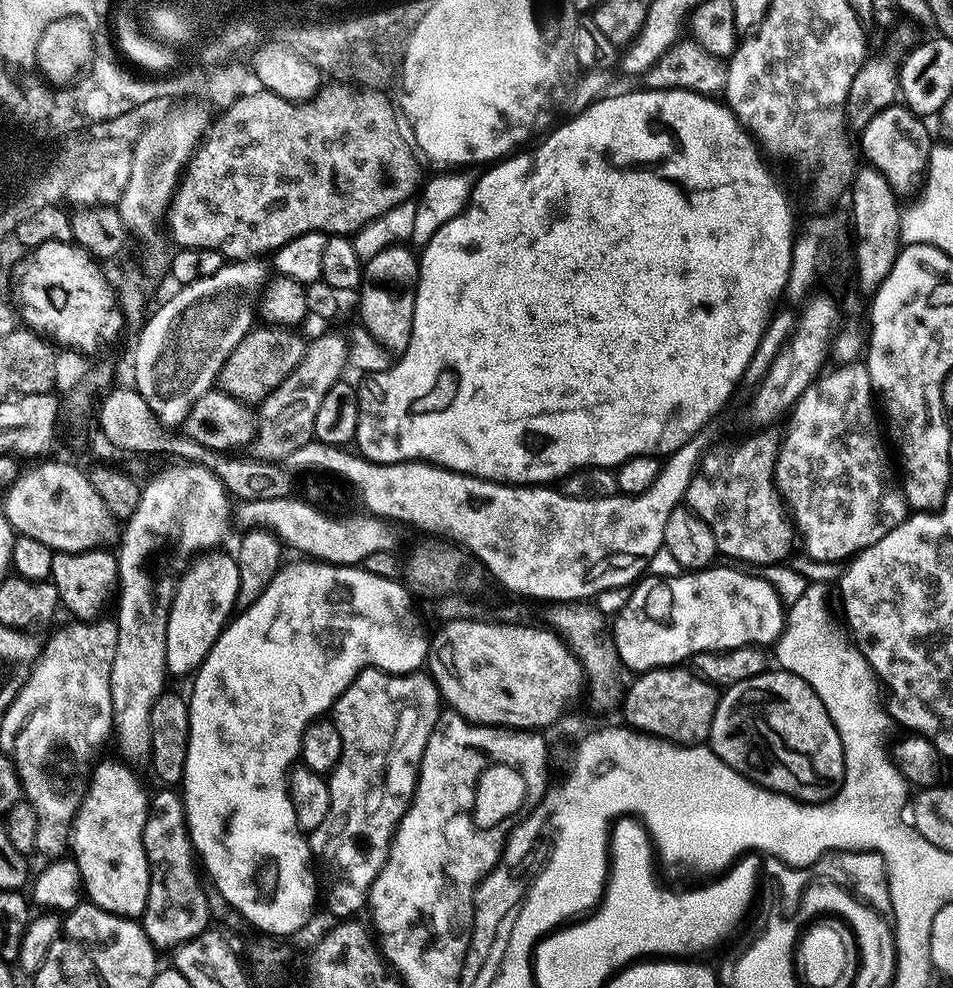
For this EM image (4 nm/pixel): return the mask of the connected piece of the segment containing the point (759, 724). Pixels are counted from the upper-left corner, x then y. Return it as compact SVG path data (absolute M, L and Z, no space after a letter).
M769 670L758 674L754 678L746 678L746 682L729 684L723 689L722 695L716 701L716 713L714 714L710 737L710 750L724 765L738 770L748 780L752 780L772 792L780 792L792 800L801 800L803 804L823 804L825 800L830 800L833 796L838 795L840 787L844 784L842 739L838 736L838 730L835 729L830 714L826 712L826 706L822 704L822 699L818 698L818 694L802 678L783 670Z

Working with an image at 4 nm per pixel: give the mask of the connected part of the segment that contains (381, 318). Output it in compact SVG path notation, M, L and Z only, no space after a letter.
M393 246L382 250L368 260L362 268L359 323L390 354L408 349L414 326L416 283L420 280L420 262L417 253L408 246Z

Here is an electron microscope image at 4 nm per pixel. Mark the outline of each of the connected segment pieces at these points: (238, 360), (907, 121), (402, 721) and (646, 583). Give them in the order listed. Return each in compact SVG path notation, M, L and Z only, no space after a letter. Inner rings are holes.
M259 326L253 330L245 331L244 337L234 346L233 352L223 366L221 366L218 381L219 391L230 394L235 400L241 400L245 406L259 406L284 379L302 362L306 340L287 327Z
M895 102L882 110L858 136L858 148L871 167L877 168L890 182L897 198L915 197L923 189L928 174L928 159L934 147L932 136L921 117L916 116L903 103Z
M365 666L348 681L347 688L336 699L330 716L338 726L338 734L342 734L342 754L327 777L330 810L320 825L306 836L311 855L321 860L318 872L323 883L324 880L328 883L328 908L336 918L355 917L355 912L367 905L368 891L386 862L396 824L412 801L422 754L441 711L440 692L431 675L424 670L398 673L384 672L378 666Z
M736 566L716 567L688 570L679 576L648 574L633 587L630 600L611 625L620 663L629 673L680 666L700 652L775 645L786 613L775 586Z

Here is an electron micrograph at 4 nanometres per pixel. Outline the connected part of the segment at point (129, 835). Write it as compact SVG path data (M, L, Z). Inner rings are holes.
M119 759L103 760L95 765L92 779L88 783L88 792L72 819L70 856L80 871L83 895L91 903L115 916L140 918L146 910L146 898L150 890L150 868L146 850L142 846L142 830L146 826L150 796L149 793L144 793L139 778L128 769L131 767L127 763Z

